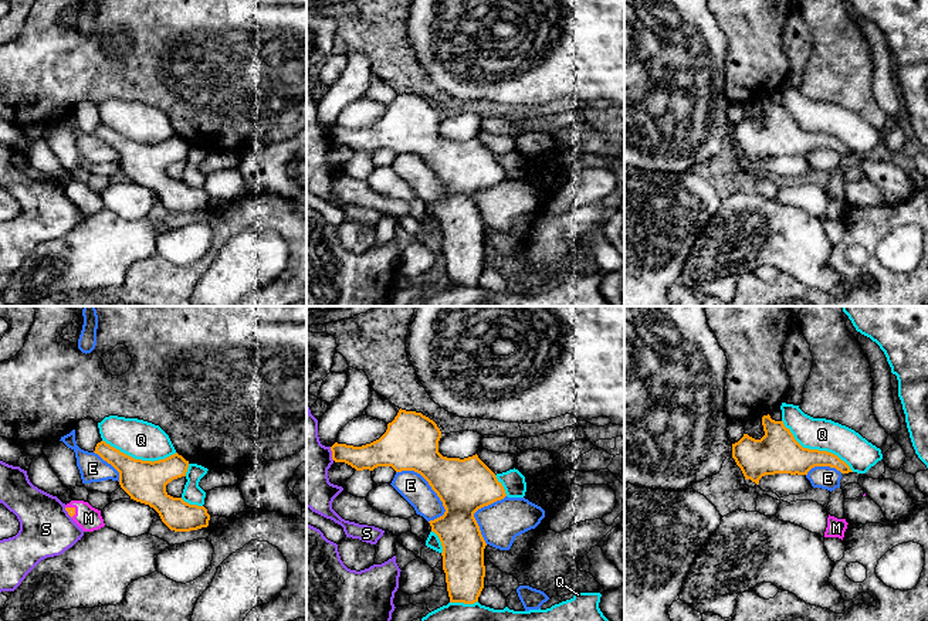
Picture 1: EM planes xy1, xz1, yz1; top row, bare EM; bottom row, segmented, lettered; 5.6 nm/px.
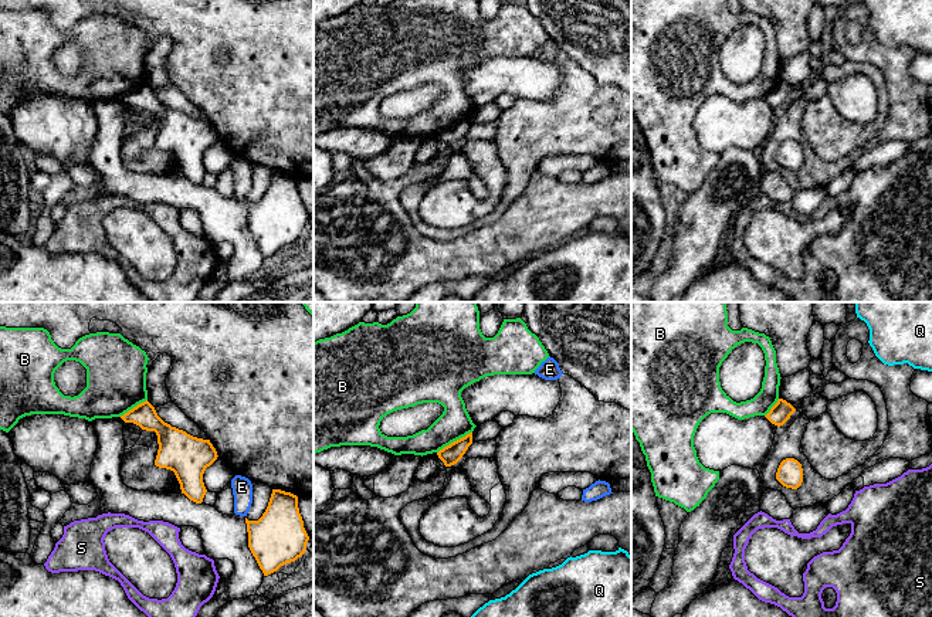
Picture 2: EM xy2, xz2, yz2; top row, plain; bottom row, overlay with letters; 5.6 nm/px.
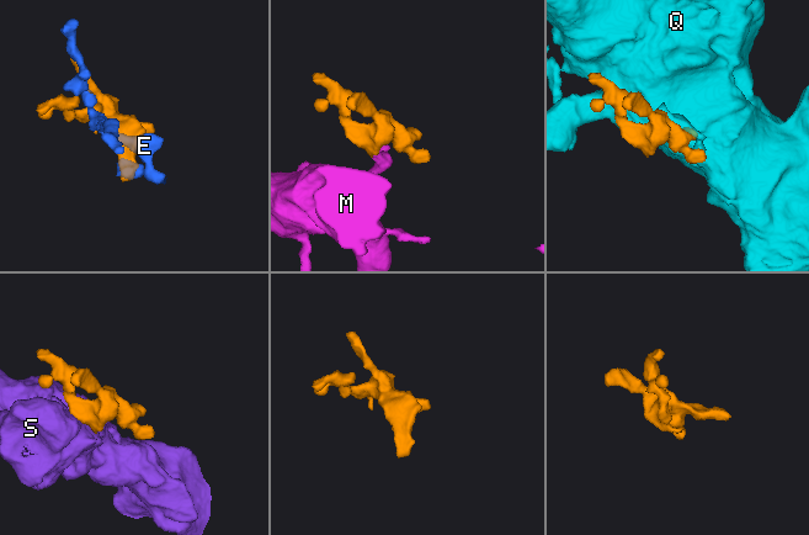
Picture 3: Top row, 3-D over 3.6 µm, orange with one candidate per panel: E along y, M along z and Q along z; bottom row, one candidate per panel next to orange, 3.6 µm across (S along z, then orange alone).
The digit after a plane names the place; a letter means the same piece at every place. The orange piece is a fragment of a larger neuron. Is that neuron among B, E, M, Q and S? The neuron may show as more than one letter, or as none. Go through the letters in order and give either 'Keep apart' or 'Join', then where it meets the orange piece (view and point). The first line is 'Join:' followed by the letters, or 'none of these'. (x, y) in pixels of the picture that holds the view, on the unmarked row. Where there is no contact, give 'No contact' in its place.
Join: M
B: Keep apart. Touches orange at xz2 (454, 124)
E: Keep apart. Touches orange at xz1 (427, 163)
M: Join. Touches orange at xy1 (73, 190)
Q: Keep apart. Touches orange at yz1 (815, 132)
S: Keep apart. Touches orange at xz1 (332, 136)

